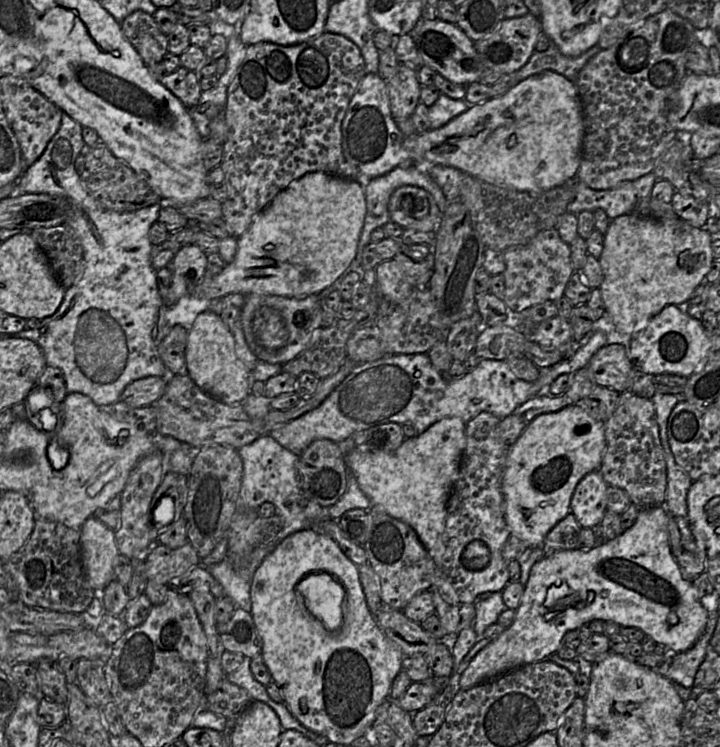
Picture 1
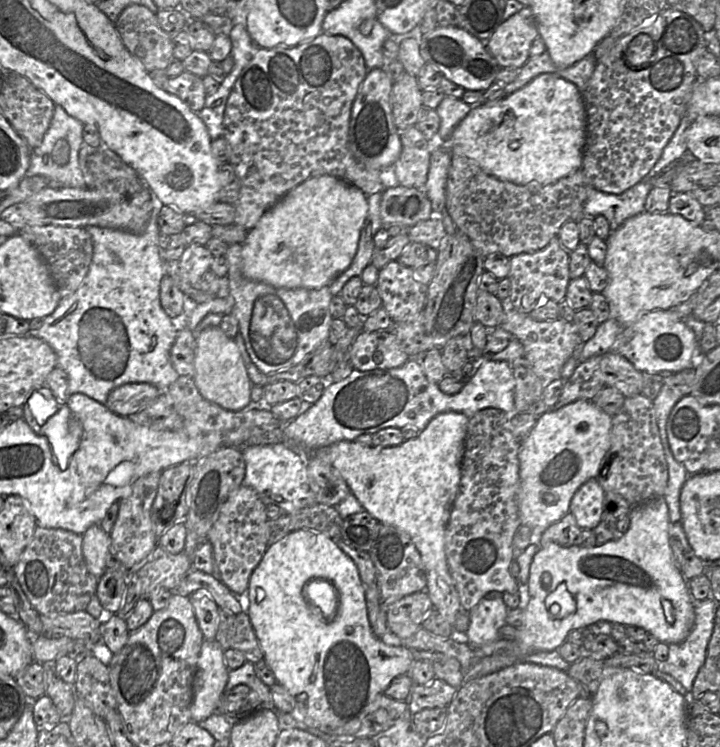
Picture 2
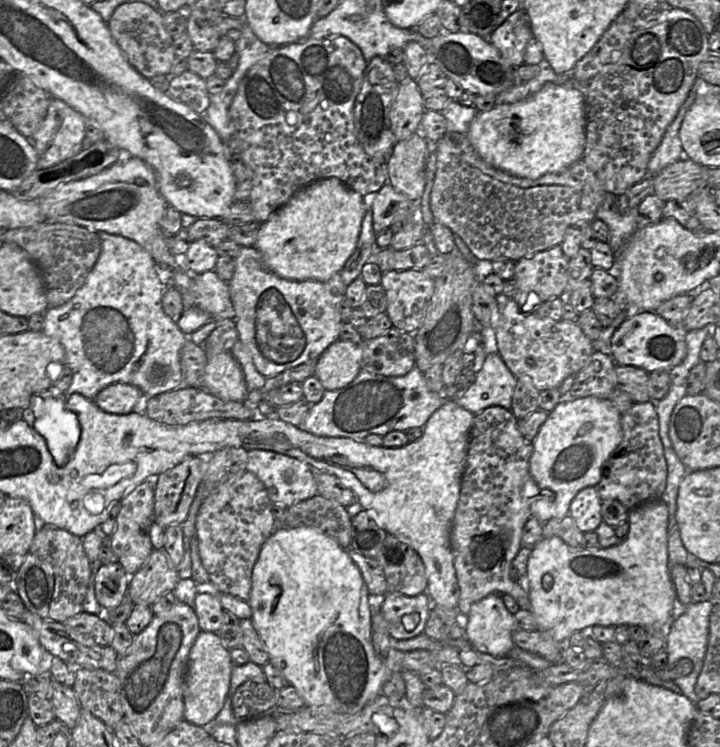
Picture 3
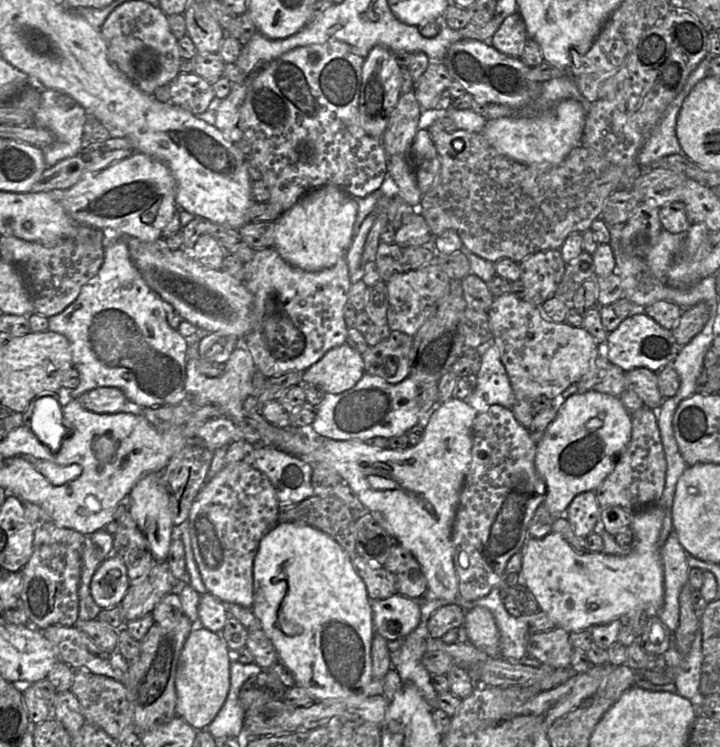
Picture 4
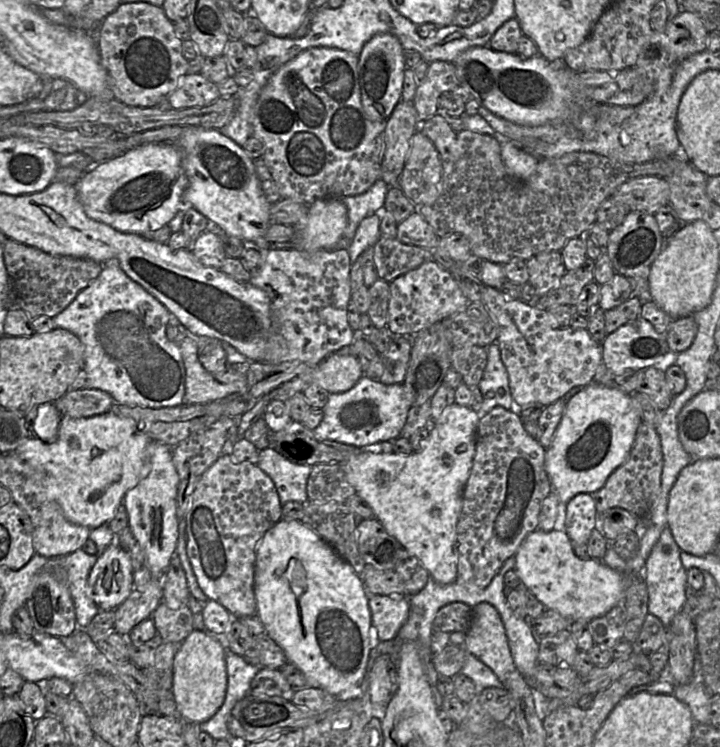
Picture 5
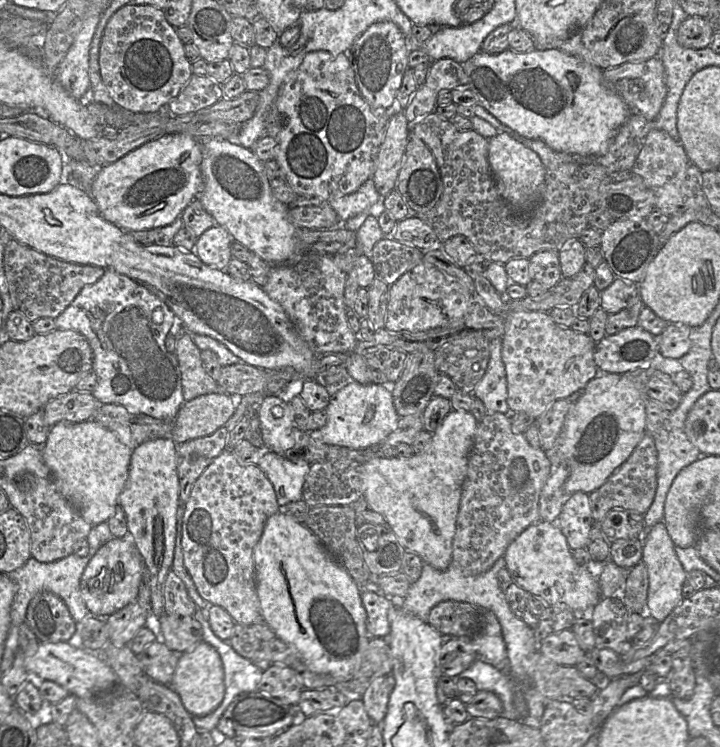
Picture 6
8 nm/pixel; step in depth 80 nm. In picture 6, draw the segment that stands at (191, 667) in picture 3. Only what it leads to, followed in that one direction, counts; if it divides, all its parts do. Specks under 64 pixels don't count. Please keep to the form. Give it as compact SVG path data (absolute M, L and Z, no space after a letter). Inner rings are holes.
M201 641L192 650L179 654L171 686L191 716L203 717L216 710L224 699L225 685L222 661L215 648Z

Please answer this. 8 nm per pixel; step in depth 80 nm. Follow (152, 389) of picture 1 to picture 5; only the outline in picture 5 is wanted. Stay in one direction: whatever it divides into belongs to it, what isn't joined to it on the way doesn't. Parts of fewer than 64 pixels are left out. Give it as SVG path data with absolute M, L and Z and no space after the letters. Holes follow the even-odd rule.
M99 389L69 390L55 402L61 415L84 418L110 411L114 402L112 396Z

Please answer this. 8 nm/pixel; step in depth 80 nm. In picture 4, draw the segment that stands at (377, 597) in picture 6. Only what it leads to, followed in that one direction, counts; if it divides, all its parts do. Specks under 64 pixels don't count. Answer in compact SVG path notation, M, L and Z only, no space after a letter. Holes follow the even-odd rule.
M399 593L381 600L371 600L374 634L378 633L387 641L403 639L413 632L421 621L420 601L407 598Z

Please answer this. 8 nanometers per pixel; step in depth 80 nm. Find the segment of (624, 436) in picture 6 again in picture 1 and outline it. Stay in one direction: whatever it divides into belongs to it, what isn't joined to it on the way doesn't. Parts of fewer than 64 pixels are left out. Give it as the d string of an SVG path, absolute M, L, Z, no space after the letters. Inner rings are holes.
M577 404L566 406L555 412L543 413L528 422L517 441L509 447L502 477L501 489L505 503L505 520L511 535L521 539L528 547L541 547L548 532L570 513L571 498L579 481L588 473L600 469L605 447L605 422L596 420Z

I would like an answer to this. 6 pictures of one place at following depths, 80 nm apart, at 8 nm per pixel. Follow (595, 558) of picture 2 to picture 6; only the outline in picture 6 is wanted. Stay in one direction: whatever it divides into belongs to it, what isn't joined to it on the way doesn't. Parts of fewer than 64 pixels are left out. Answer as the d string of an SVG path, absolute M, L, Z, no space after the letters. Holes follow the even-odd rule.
M539 520L527 527L509 544L503 558L514 583L528 593L541 598L548 606L567 607L576 614L583 614L589 613L602 599L595 572L592 573L587 567L575 561L561 529L551 523Z

